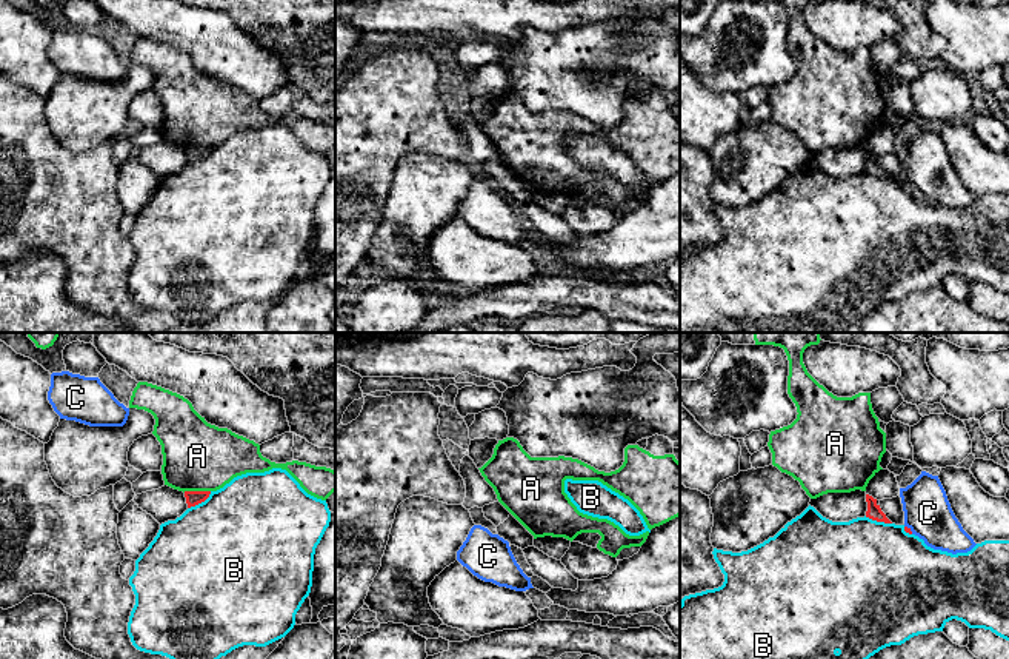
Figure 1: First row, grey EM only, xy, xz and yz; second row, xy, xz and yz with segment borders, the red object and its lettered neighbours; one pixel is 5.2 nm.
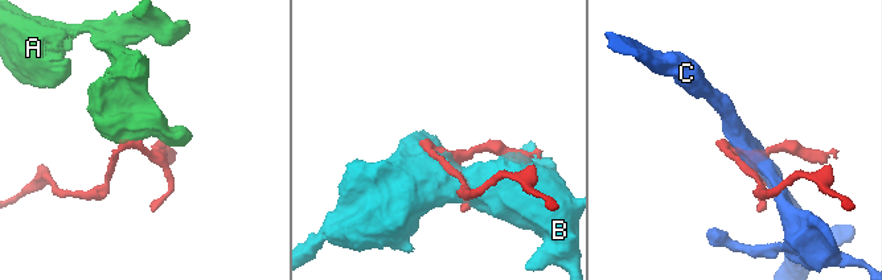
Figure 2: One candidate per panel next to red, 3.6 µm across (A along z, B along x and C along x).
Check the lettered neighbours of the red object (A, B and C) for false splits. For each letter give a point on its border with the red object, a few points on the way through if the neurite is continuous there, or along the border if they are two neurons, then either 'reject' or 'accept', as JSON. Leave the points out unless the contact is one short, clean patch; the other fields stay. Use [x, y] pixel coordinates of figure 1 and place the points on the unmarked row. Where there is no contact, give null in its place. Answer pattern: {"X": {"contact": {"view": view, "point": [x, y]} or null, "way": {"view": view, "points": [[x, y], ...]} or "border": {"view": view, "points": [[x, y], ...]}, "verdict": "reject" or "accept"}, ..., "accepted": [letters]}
{"A": {"contact": {"view": "xy", "point": [196, 147]}, "border": {"view": "xy", "points": [[209, 145], [183, 147]]}, "verdict": "reject"}, "B": {"contact": {"view": "xy", "point": [200, 157]}, "verdict": "reject"}, "C": {"contact": {"view": "yz", "point": [909, 185]}, "verdict": "reject"}, "accepted": []}

